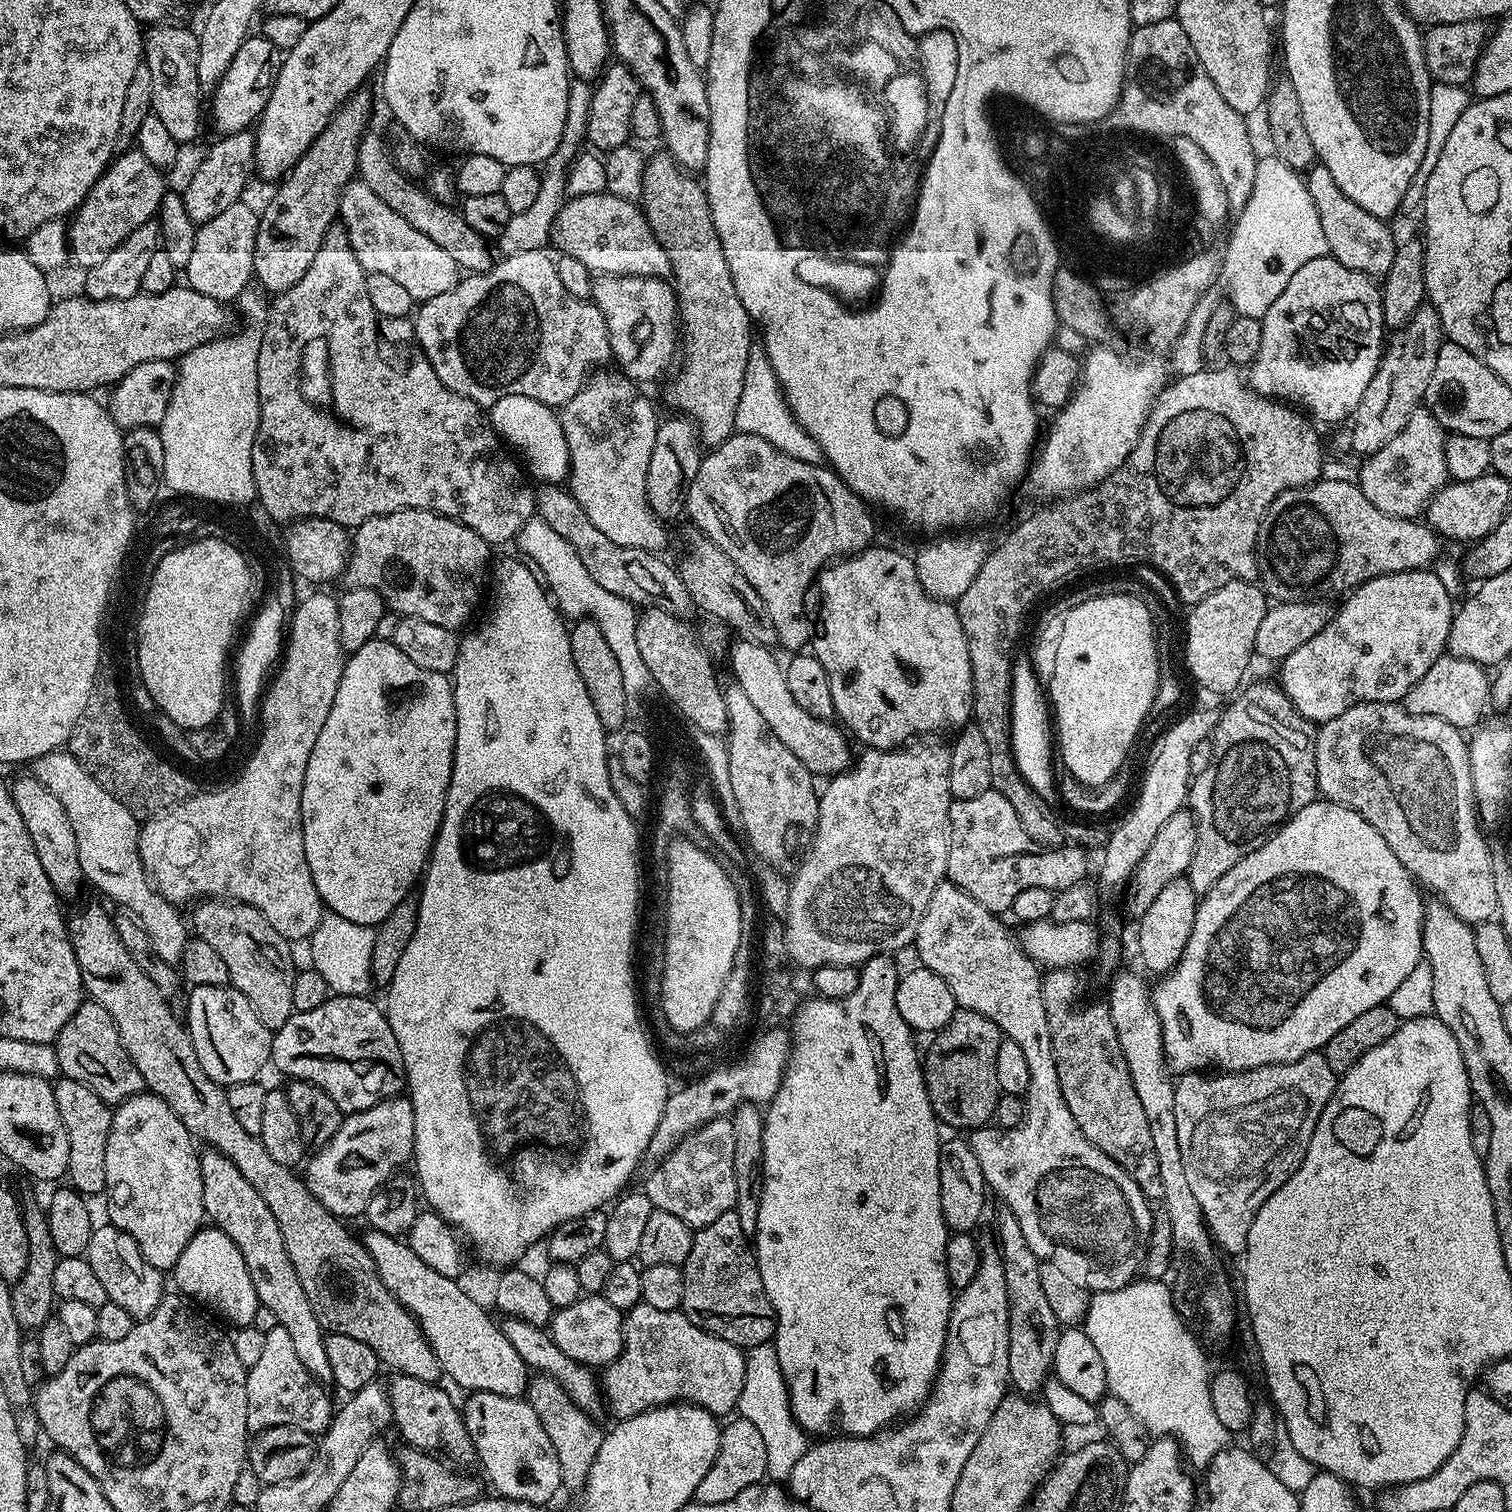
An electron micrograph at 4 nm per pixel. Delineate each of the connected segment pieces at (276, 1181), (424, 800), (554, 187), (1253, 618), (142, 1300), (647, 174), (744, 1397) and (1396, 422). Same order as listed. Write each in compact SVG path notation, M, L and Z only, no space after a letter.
M88 904L81 912L76 912L67 921L68 935L72 938L74 954L78 958L78 970L82 974L84 991L95 1003L101 1004L114 1018L114 1026L122 1038L122 1046L126 1046L126 1054L138 1066L138 1074L142 1074L144 1086L147 1091L153 1092L186 1126L186 1130L197 1141L205 1140L205 1145L211 1146L223 1156L229 1156L238 1166L242 1178L262 1194L266 1206L270 1206L270 1214L278 1221L278 1230L282 1230L282 1242L286 1242L286 1254L290 1254L290 1262L294 1262L294 1270L298 1270L298 1282L302 1282L302 1290L306 1290L306 1298L310 1298L310 1306L314 1306L314 1314L318 1322L328 1332L346 1334L346 1338L358 1338L374 1350L374 1354L380 1359L381 1365L388 1364L401 1376L410 1378L422 1378L422 1382L437 1383L441 1379L440 1363L429 1346L424 1332L417 1322L406 1310L406 1306L390 1292L382 1282L378 1270L374 1266L374 1258L364 1248L361 1239L352 1237L352 1232L347 1228L345 1221L338 1218L314 1194L310 1194L308 1185L299 1175L295 1176L292 1168L282 1166L282 1162L274 1162L266 1146L262 1146L259 1136L246 1134L242 1130L242 1122L238 1122L236 1112L230 1110L228 1093L221 1085L215 1084L202 1070L202 1062L198 1062L198 1054L194 1054L192 1039L188 1037L187 1027L178 1017L172 1013L169 1001L150 982L148 975L138 966L138 962L122 946L122 938L116 933L116 921L104 908L96 904Z
M373 638L366 642L366 646L345 659L342 678L338 682L338 694L334 694L334 706L330 706L330 714L326 714L326 726L322 726L318 742L314 742L314 750L310 750L306 778L302 782L302 838L306 846L306 866L310 866L314 886L331 915L346 918L346 922L380 925L394 906L410 896L411 888L415 889L423 877L428 858L432 855L432 844L440 831L448 787L452 781L456 749L456 703L452 697L453 687L453 681L445 673L422 670L422 666L410 662L410 658L406 658L406 654L402 654L402 650L398 650L398 646L391 640Z
M579 78L573 79L568 85L568 105L566 106L566 126L562 130L562 138L558 142L558 150L554 150L552 159L547 161L540 181L542 190L537 200L522 210L522 214L512 214L506 230L498 237L501 253L504 256L513 256L522 250L538 250L544 248L551 241L552 227L556 215L563 206L568 191L568 177L566 175L569 165L581 154L586 144L588 134L588 119L590 118L590 102L592 101L593 85L589 81Z
M1251 580L1226 582L1226 586L1214 590L1214 594L1202 598L1202 602L1191 605L1188 637L1182 640L1182 656L1188 659L1189 674L1206 691L1235 693L1241 687L1240 679L1248 663L1254 660L1258 626L1269 607L1263 587Z
M110 1222L97 1223L90 1234L86 1259L94 1270L94 1275L102 1282L111 1303L122 1306L133 1321L145 1320L154 1310L158 1310L158 1302L166 1294L164 1288L165 1273L161 1269L150 1266L146 1258L142 1258L142 1250L138 1250L138 1242L130 1238L121 1228L115 1228Z
M660 150L657 156L649 155L644 166L642 181L642 211L648 220L654 238L666 250L672 267L670 276L676 289L676 311L678 324L682 329L682 364L684 369L673 378L664 392L664 400L677 413L683 414L696 425L700 443L705 449L717 448L737 431L734 414L738 410L738 398L742 398L742 378L746 378L746 362L754 347L754 325L748 316L738 290L734 290L734 278L730 274L730 265L726 263L726 254L714 230L714 218L710 214L708 194L703 183L689 174L667 151Z
M767 1343L747 1349L744 1361L746 1362L746 1378L742 1382L742 1394L738 1405L739 1415L746 1422L751 1422L766 1441L768 1476L776 1482L787 1481L794 1466L798 1466L798 1458L802 1458L802 1454L806 1454L806 1450L810 1447L809 1433L805 1432L799 1422L792 1417L788 1387L782 1378L782 1370L778 1366L775 1347Z
M1427 302L1414 310L1414 318L1404 328L1395 329L1391 336L1392 341L1388 348L1386 344L1376 365L1376 373L1366 386L1366 394L1362 394L1362 402L1358 402L1350 417L1352 452L1360 458L1386 446L1406 426L1410 414L1421 407L1430 373L1438 362L1438 350L1446 343L1442 318L1438 318L1438 310Z

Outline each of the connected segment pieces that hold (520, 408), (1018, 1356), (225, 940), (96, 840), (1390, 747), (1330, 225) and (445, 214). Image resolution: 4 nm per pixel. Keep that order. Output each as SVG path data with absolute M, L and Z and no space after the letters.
M506 394L506 398L498 398L498 402L490 405L490 419L496 435L519 457L523 467L533 477L537 476L537 481L558 485L567 481L572 466L570 450L566 446L566 434L562 434L559 415L553 409L522 394Z
M1007 1206L1001 1207L1001 1212L996 1216L994 1239L1000 1249L1002 1266L1006 1270L1006 1298L1010 1322L1008 1379L1017 1393L1036 1394L1041 1391L1044 1380L1053 1371L1062 1325L1054 1318L1054 1310L1050 1310L1050 1302L1046 1302L1046 1294L1042 1290L1042 1261L1034 1254L1034 1250L1030 1250L1030 1245L1022 1235L1022 1226L1018 1226L1018 1218L1014 1218Z
M205 898L193 908L196 909L192 920L190 916L191 927L198 939L226 962L231 987L237 988L246 1002L250 1002L262 1026L273 1030L286 1026L294 1012L294 978L298 971L298 963L292 957L293 945L266 922L262 912L249 904Z
M57 750L31 761L30 772L66 809L70 826L74 826L74 838L78 838L78 862L82 862L85 881L89 885L92 883L114 903L121 904L124 907L121 909L143 926L152 943L153 953L162 958L162 962L179 965L188 951L190 928L185 917L184 920L180 917L181 909L152 887L152 881L142 866L137 816L109 792L102 790L102 786L98 786L98 782L67 750Z
M1362 702L1319 725L1314 739L1316 787L1323 799L1344 804L1362 814L1386 838L1386 846L1394 850L1408 873L1425 889L1436 892L1432 894L1450 906L1458 918L1475 926L1496 916L1498 890L1494 890L1492 848L1484 837L1485 829L1478 815L1468 740L1461 729L1442 722L1442 718L1411 716L1400 702Z
M1315 163L1306 172L1308 196L1314 198L1314 210L1318 214L1318 222L1322 222L1322 234L1326 234L1328 255L1342 262L1350 270L1358 270L1373 278L1383 278L1390 270L1392 259L1398 247L1398 239L1387 227L1385 221L1374 214L1366 214L1358 202L1350 202L1330 170L1322 163Z
M375 130L365 132L360 140L356 170L359 183L370 186L370 190L374 190L374 194L378 194L378 198L382 198L382 202L386 202L386 206L390 206L390 210L398 214L398 218L406 218L406 222L410 222L414 230L426 234L430 242L442 246L442 250L446 250L446 254L454 258L457 269L468 274L488 272L492 269L494 255L492 256L491 250L488 249L489 241L485 236L478 234L478 230L472 230L470 226L466 226L464 217L455 207L451 208L453 206L451 203L436 199L431 191L424 189L423 192L416 185L419 183L415 179L399 172L396 169L396 163L392 161L392 154L385 137L383 140Z

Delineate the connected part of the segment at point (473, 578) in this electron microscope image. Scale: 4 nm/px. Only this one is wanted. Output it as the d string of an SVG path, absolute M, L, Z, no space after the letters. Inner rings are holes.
M403 508L402 510L391 512L385 516L375 516L366 522L355 525L354 531L350 536L350 555L348 557L348 567L344 569L343 579L345 581L349 580L347 583L351 585L351 587L374 590L384 599L385 605L401 617L417 616L418 618L426 618L426 622L434 622L434 626L460 630L460 627L471 618L472 611L475 610L476 603L480 600L480 591L482 591L483 588L485 591L486 577L490 572L488 552L490 552L490 545L478 534L474 534L474 530L470 530L465 524L460 524L448 516L441 516L439 512L427 512L421 508Z

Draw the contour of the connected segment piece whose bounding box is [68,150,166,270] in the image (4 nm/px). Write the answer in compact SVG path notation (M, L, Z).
M124 150L124 153L122 152L104 169L104 173L98 178L96 185L88 191L88 197L81 202L71 217L68 246L71 259L77 260L82 266L81 269L87 270L98 266L98 262L104 261L111 254L114 246L118 246L127 236L134 234L134 230L138 230L138 226L149 223L159 213L160 203L166 191L165 173L156 168L154 162L149 162L146 154L142 154L139 150Z

